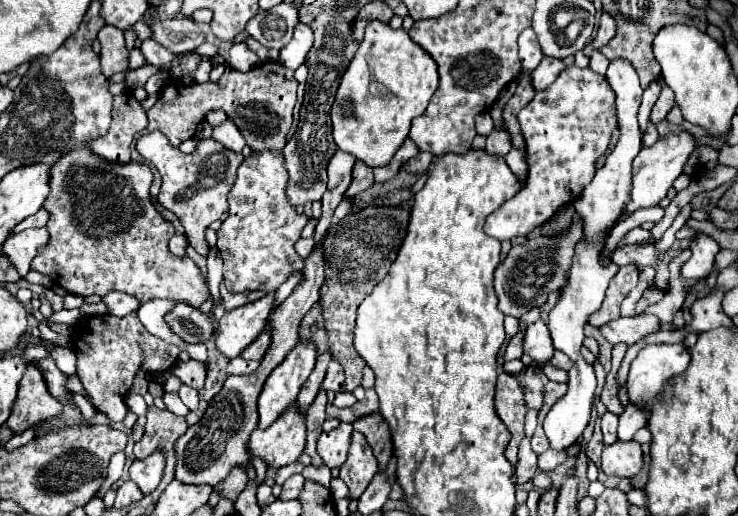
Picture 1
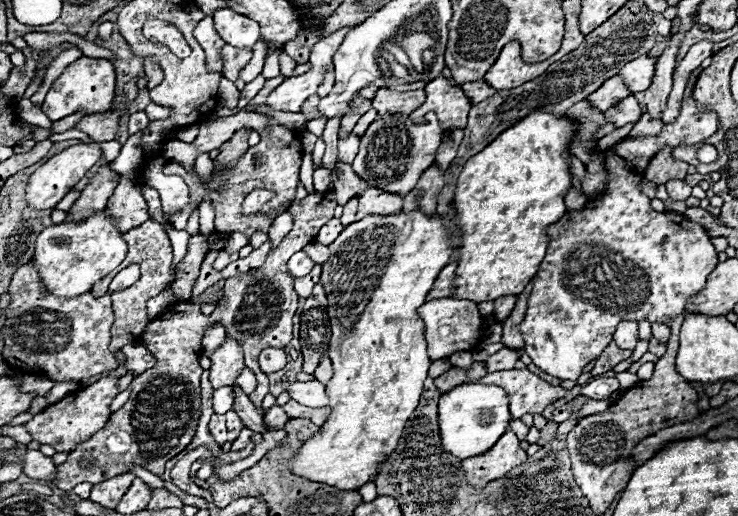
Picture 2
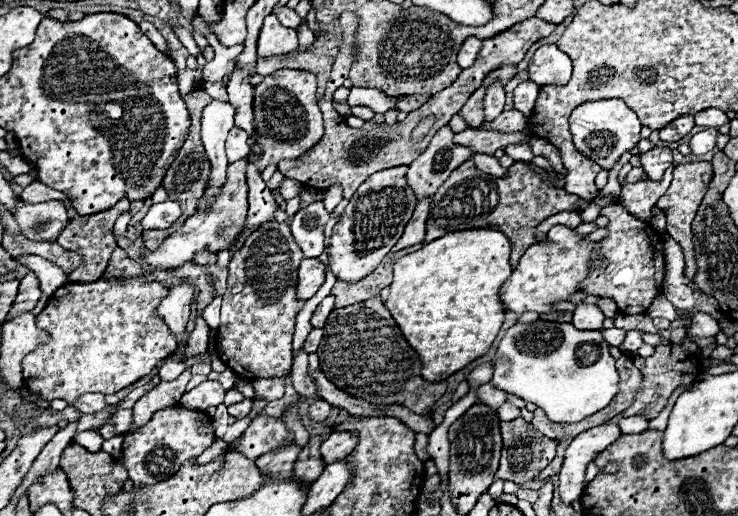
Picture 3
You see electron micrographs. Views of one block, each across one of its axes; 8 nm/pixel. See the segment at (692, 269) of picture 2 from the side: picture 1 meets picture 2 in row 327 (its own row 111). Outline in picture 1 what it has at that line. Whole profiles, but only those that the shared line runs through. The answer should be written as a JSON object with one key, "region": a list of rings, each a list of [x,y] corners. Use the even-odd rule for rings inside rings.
{"region":[[[572,65],[560,73],[554,84],[550,84],[546,90],[536,92],[534,100],[518,112],[518,120],[526,142],[526,186],[514,198],[506,200],[498,210],[494,210],[494,214],[490,214],[484,224],[486,234],[498,238],[500,242],[512,240],[516,236],[528,236],[534,228],[550,222],[560,212],[560,208],[574,202],[578,194],[582,194],[590,178],[594,178],[596,174],[596,160],[608,152],[612,132],[618,128],[614,90],[604,80],[604,76],[596,74],[590,67],[580,68]]]}

